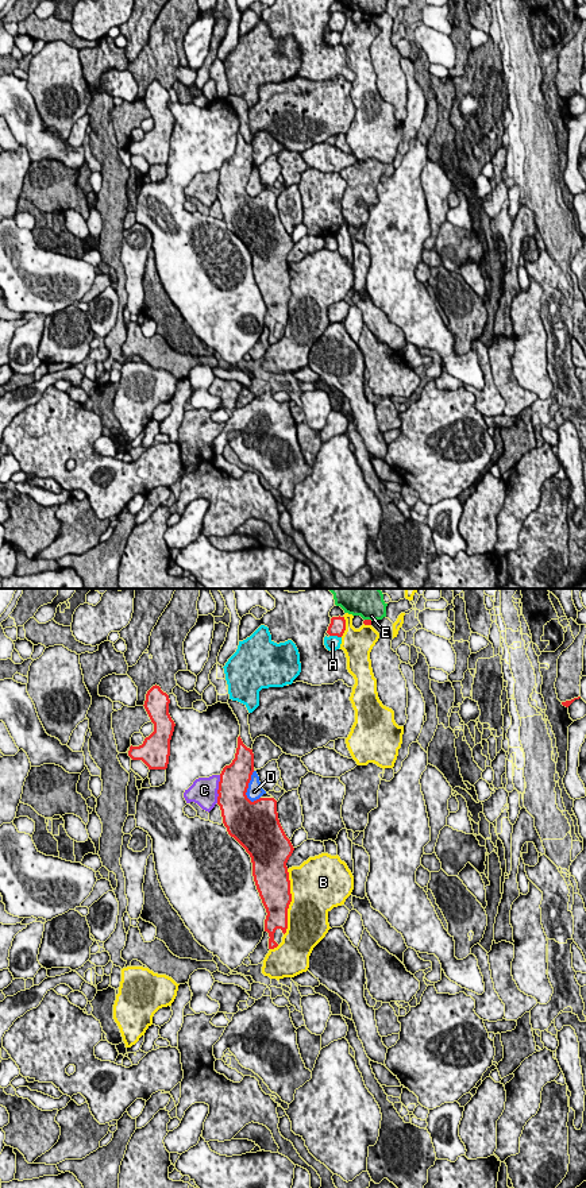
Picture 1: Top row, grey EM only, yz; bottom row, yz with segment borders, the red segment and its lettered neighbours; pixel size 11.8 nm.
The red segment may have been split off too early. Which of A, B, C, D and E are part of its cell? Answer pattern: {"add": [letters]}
{"add": []}

